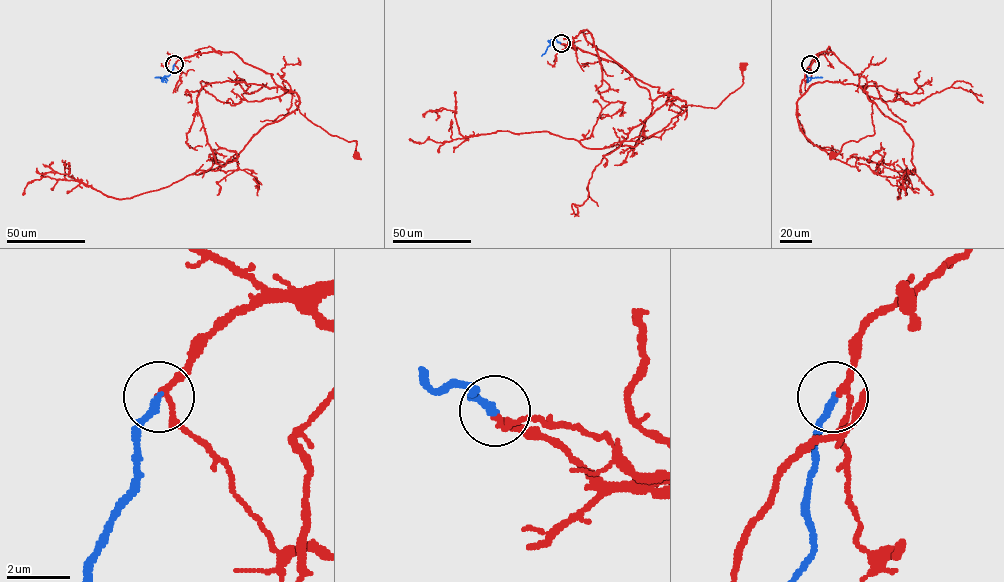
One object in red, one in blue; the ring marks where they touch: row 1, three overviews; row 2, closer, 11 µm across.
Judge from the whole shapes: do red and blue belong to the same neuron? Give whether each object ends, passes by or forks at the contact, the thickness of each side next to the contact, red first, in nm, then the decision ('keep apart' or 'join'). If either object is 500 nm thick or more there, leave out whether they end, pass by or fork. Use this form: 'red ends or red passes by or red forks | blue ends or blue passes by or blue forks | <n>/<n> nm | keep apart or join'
red passes by | blue ends | 170/220 nm | join

